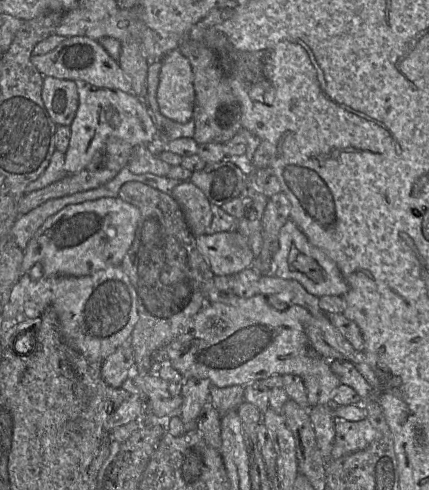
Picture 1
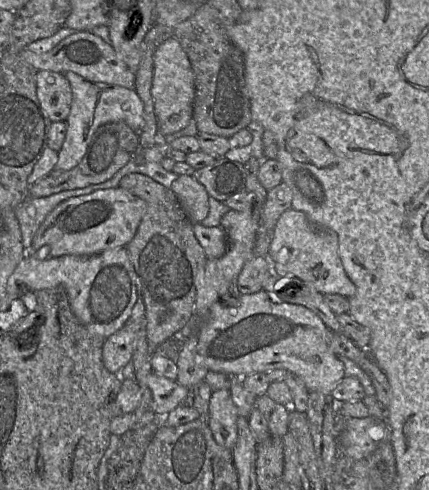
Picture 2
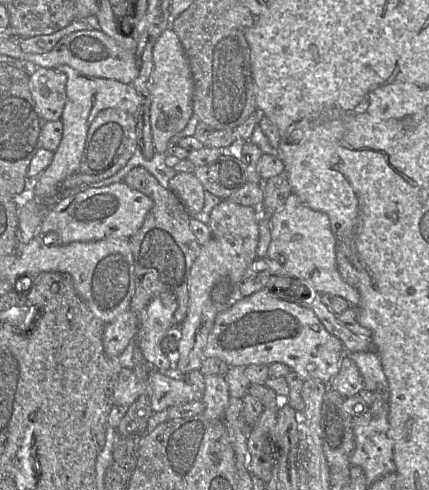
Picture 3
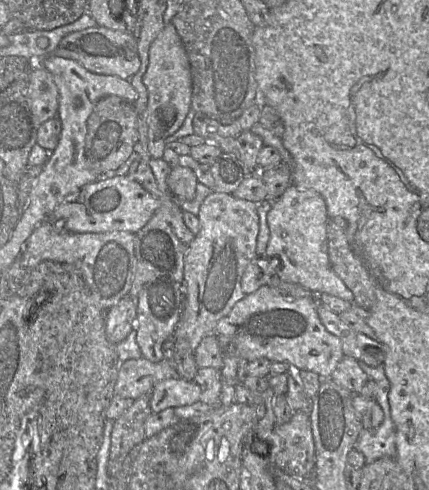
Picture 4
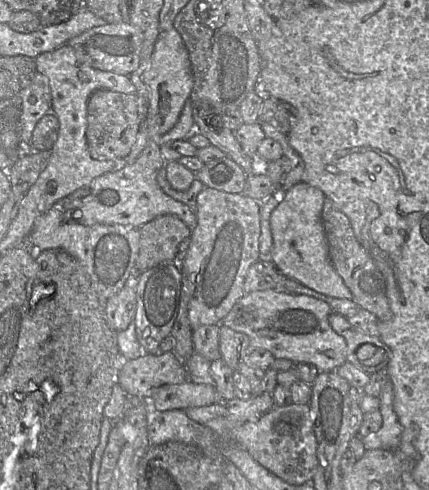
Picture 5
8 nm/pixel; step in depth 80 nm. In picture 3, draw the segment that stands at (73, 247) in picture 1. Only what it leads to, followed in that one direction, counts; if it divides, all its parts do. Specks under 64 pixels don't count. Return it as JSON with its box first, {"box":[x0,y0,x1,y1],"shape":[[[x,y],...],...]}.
{"box":[38,181,153,244],"shape":[[[124,181],[100,188],[89,188],[61,199],[47,210],[38,235],[44,239],[45,235],[54,232],[60,244],[103,239],[130,239],[141,228],[153,204],[150,197],[130,188]]]}

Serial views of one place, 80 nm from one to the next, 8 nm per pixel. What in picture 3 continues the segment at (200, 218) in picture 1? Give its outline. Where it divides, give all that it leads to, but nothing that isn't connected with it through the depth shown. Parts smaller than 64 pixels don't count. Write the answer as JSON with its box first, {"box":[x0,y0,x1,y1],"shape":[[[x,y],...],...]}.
{"box":[169,172,205,217],"shape":[[[177,172],[176,175],[170,179],[169,188],[184,203],[191,217],[194,217],[194,215],[203,209],[205,189],[193,173]]]}

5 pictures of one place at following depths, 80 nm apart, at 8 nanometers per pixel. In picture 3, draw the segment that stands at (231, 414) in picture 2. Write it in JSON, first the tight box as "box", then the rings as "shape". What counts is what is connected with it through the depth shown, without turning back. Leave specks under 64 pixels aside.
{"box":[201,376,230,420],"shape":[[[204,376],[205,390],[201,401],[205,404],[204,416],[210,420],[223,420],[229,405],[230,393],[224,377]]]}

